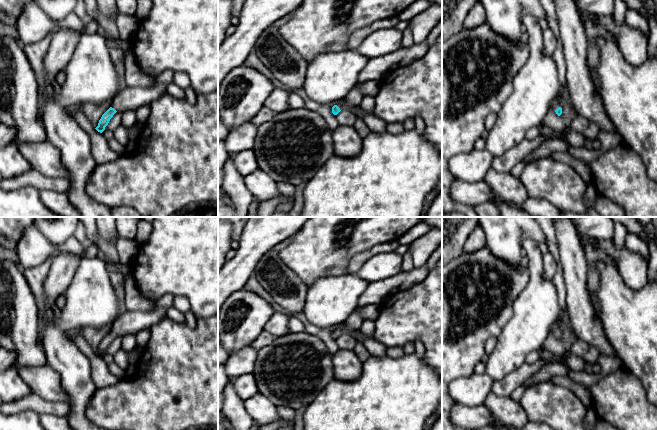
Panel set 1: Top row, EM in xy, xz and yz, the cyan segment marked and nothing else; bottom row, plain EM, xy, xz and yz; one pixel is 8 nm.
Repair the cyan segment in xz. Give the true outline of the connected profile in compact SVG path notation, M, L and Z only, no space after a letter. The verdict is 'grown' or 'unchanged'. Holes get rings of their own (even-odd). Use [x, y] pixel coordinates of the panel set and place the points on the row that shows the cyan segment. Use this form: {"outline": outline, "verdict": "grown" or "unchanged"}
{"outline": "M344 99L340 104L332 107L332 113L337 115L341 110L353 112L358 118L362 119L366 123L371 132L378 134L386 132L387 123L384 120L376 117L374 112L365 113L361 109L360 105L357 107L352 107Z", "verdict": "grown"}

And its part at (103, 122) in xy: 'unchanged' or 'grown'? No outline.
grown

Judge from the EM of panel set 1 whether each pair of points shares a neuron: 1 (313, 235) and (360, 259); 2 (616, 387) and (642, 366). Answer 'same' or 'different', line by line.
1: different
2: different

